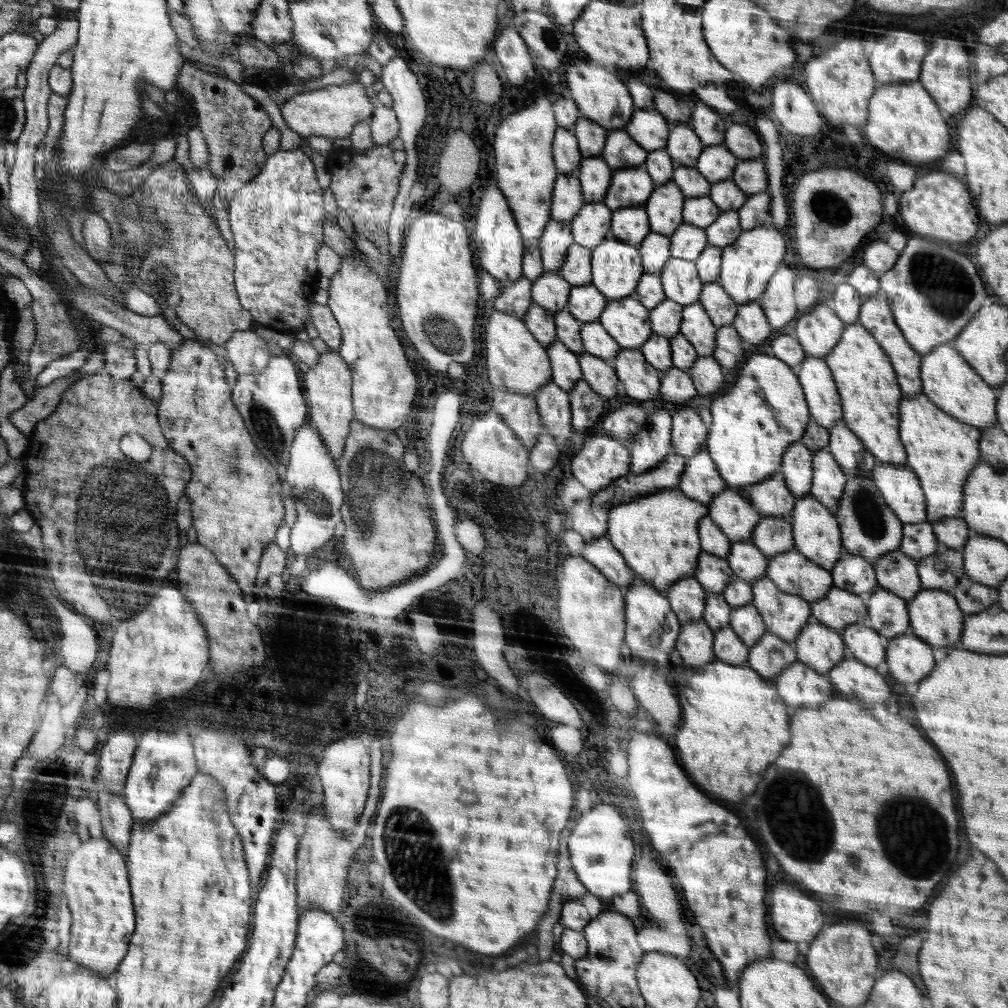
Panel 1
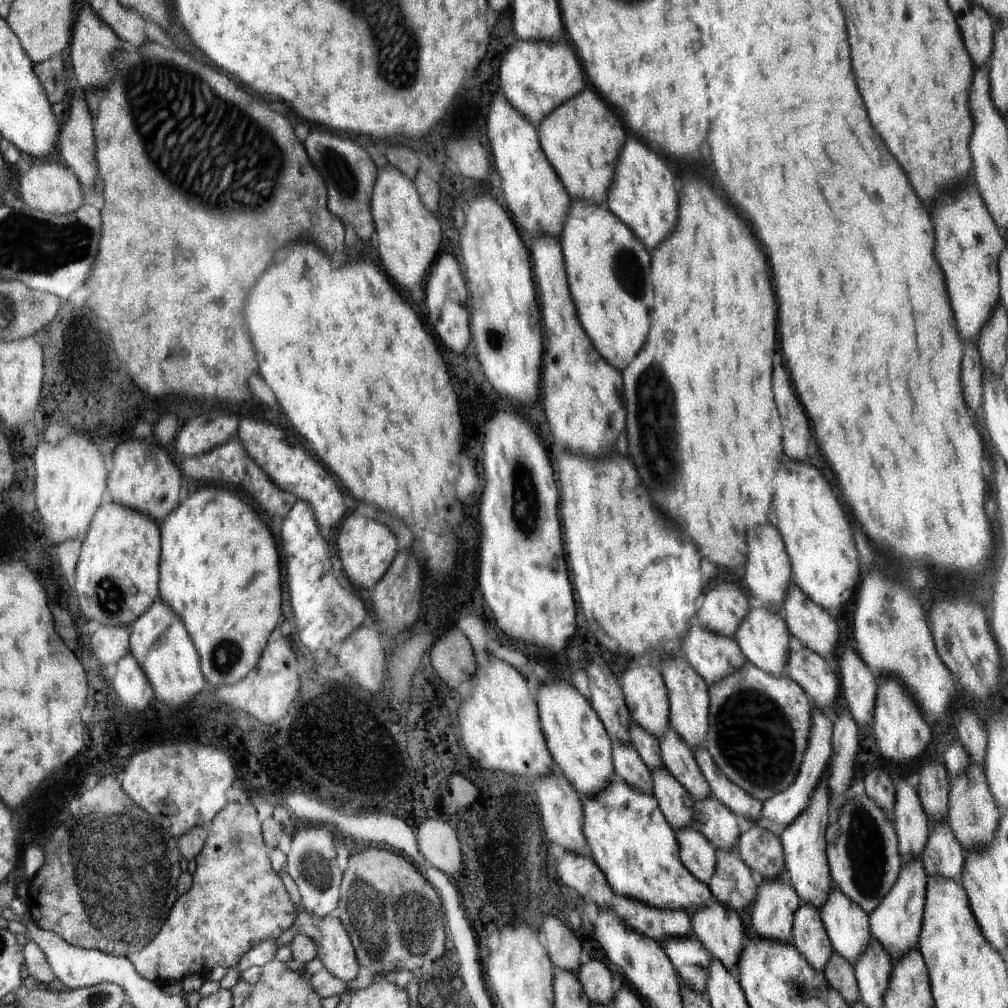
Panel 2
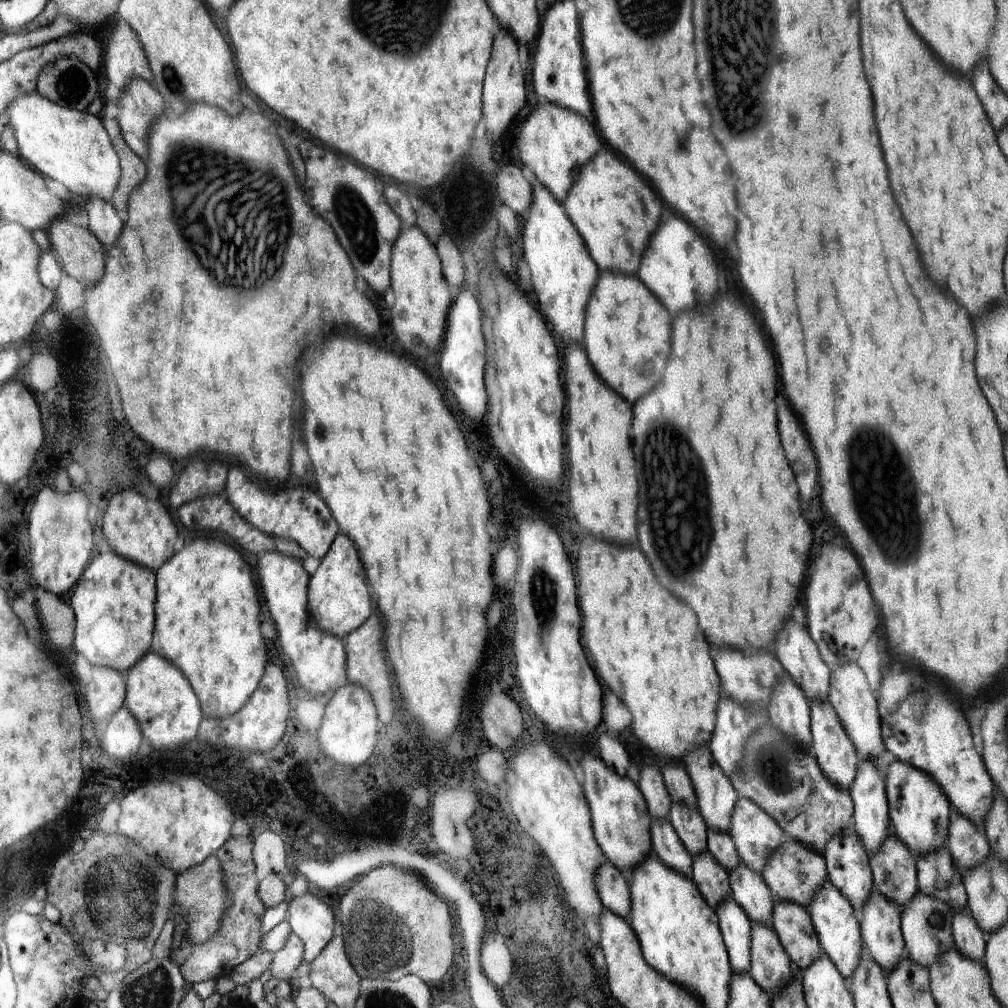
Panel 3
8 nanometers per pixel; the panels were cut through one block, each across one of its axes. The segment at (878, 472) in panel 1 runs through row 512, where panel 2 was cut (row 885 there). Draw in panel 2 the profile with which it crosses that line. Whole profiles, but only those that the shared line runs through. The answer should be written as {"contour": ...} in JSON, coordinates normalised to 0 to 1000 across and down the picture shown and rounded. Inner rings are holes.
{"contour":[[[906,852],[897,855],[889,875],[875,895],[862,907],[862,916],[867,933],[871,934],[884,948],[885,954],[893,951],[901,943],[912,940],[918,900],[920,870],[916,854]]]}

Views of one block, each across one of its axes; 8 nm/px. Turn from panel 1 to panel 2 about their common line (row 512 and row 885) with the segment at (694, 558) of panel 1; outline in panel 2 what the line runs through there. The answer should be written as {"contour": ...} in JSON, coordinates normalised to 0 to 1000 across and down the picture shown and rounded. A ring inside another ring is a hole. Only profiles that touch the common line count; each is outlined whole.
{"contour":[[[611,770],[597,786],[577,793],[577,798],[578,824],[586,843],[585,850],[595,860],[607,885],[654,902],[676,902],[684,909],[687,909],[688,904],[700,900],[707,893],[707,887],[702,878],[694,875],[678,858],[674,848],[674,839],[670,833],[671,825],[661,815],[649,790],[632,785]]]}

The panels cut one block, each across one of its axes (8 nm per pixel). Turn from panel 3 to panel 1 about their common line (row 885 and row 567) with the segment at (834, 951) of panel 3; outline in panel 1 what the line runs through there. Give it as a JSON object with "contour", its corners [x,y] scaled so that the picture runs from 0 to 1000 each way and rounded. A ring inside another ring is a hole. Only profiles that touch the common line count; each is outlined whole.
{"contour":[[[802,488],[798,493],[790,495],[783,517],[786,522],[788,543],[817,565],[827,564],[829,557],[835,551],[836,541],[832,520],[825,506],[819,504]]]}

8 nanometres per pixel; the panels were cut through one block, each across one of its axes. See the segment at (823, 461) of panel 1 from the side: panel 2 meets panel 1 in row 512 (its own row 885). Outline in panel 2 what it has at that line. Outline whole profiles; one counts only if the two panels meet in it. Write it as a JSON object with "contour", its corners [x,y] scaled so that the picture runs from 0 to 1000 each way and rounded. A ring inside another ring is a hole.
{"contour":[[[829,878],[824,881],[813,905],[826,942],[847,958],[867,933],[862,907]]]}

